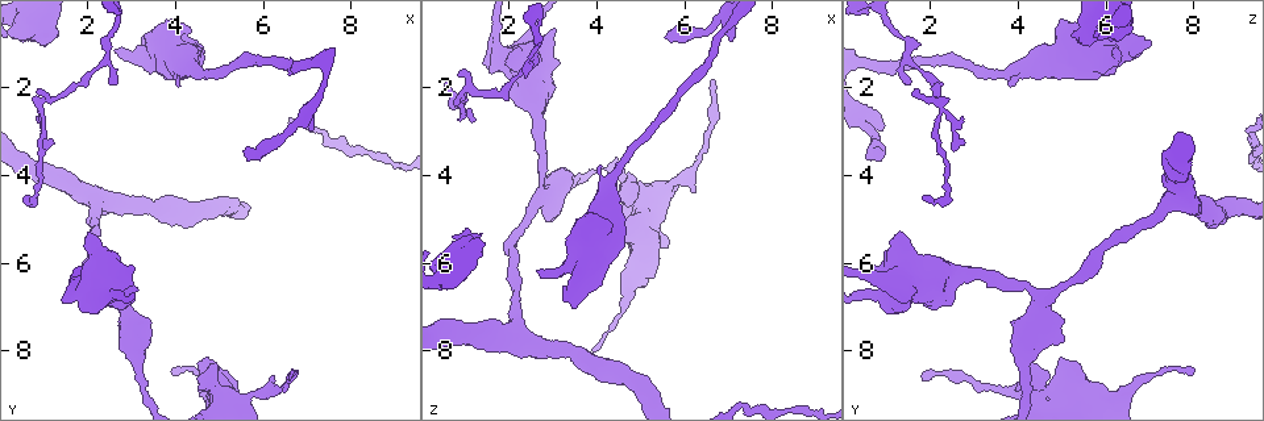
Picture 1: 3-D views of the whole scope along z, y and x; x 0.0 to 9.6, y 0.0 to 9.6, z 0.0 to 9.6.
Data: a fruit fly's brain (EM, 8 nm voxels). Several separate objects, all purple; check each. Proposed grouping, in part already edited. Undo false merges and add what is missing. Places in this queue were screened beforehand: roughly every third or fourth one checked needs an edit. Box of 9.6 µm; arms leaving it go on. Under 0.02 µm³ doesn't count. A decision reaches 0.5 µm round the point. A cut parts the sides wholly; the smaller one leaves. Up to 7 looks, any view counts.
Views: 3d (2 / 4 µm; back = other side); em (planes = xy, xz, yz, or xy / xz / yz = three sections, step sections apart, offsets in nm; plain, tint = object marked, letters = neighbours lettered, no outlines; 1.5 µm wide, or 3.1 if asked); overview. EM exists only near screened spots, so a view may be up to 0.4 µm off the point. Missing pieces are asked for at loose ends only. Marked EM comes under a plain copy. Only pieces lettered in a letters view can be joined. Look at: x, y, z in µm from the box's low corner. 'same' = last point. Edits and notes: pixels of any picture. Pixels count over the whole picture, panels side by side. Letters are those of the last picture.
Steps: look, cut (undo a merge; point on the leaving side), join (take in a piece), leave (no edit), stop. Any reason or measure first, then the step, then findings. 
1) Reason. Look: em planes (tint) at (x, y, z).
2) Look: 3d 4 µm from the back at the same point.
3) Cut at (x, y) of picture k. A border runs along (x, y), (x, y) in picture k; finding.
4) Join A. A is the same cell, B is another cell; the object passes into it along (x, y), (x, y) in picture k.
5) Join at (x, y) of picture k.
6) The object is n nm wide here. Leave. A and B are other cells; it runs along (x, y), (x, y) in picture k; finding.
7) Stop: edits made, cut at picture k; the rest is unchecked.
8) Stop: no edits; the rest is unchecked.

Branch stops here. Look: 3d 2 µm at (5.55, 3.50, 0.95).

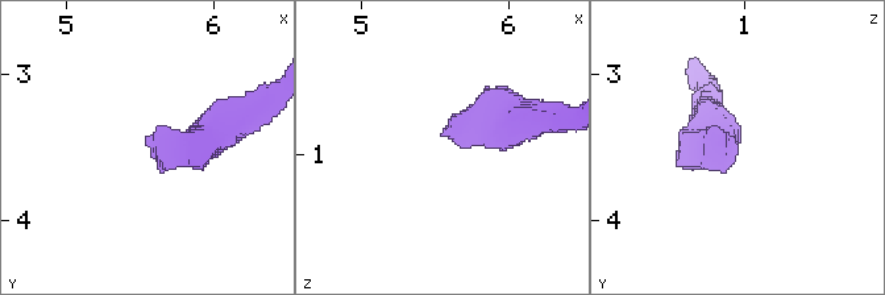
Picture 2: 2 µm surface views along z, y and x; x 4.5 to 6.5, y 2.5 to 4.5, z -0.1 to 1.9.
Look: em xy step 8 (letters) at (5.52, 3.44, 0.88).

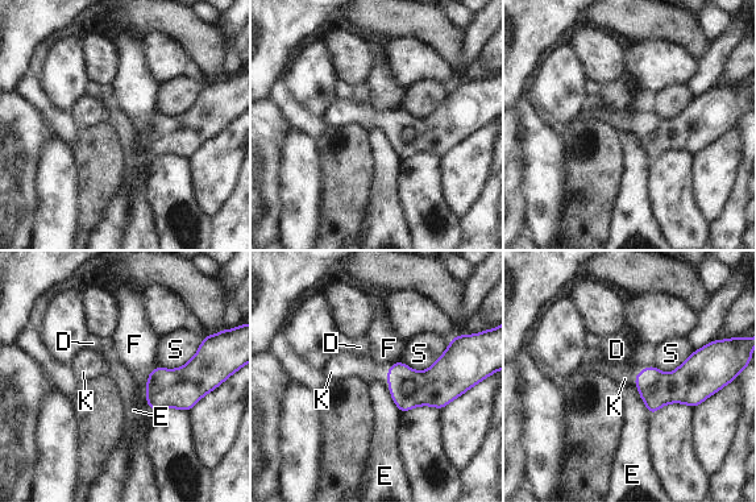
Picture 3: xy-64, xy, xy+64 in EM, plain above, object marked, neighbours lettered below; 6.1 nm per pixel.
Join at (624, 374) of picture 3. K is the same cell, D, E, F and S are other cells; the object passes into it along (656, 389), (634, 380), (624, 374) in picture 3; the neuron continues.

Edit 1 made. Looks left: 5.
See it whole again. Look: overview.

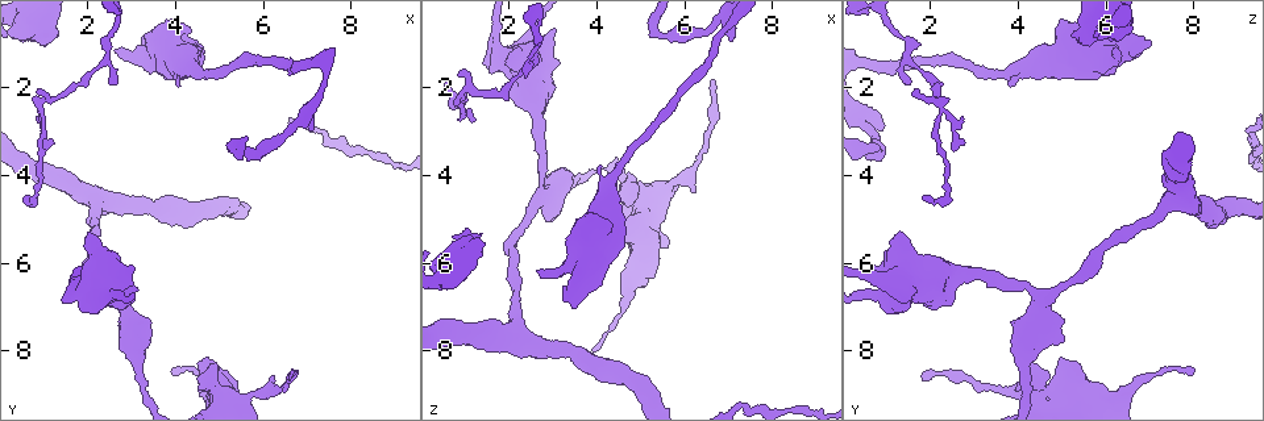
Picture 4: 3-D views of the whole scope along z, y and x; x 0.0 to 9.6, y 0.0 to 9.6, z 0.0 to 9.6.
Stops while still wide. Look: 3d 2 µm at (4.00, 1.90, 3.80).

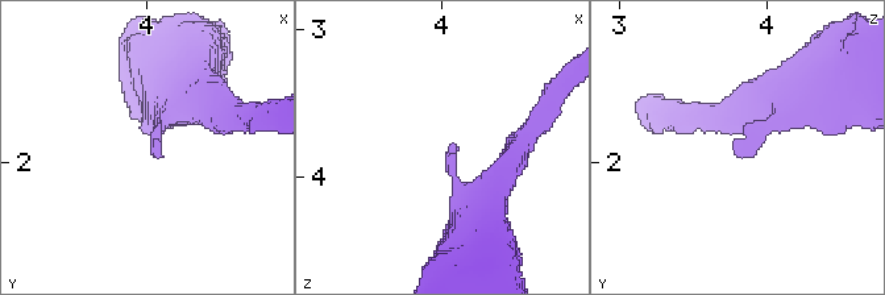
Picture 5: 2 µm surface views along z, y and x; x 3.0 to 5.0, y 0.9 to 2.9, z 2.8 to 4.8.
Shape alone is not enough. Look: em xy step 4 (tint) at (4.06, 1.96, 3.76).

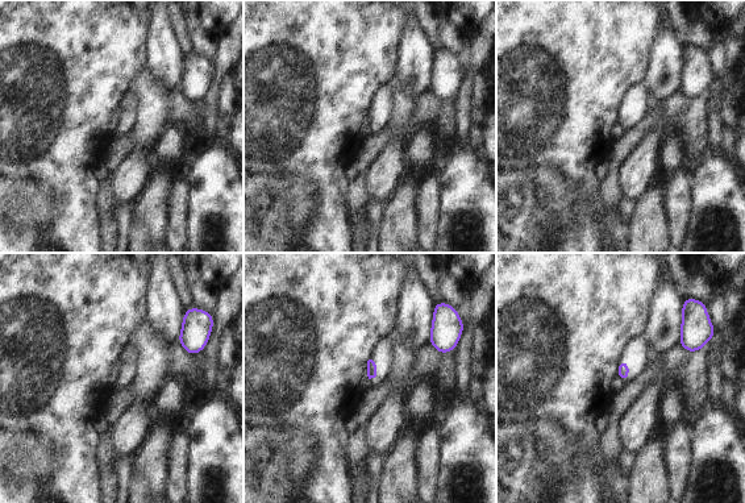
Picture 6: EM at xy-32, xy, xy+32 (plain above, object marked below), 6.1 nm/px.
Another direction. Look: em planes (letters) at the same point.

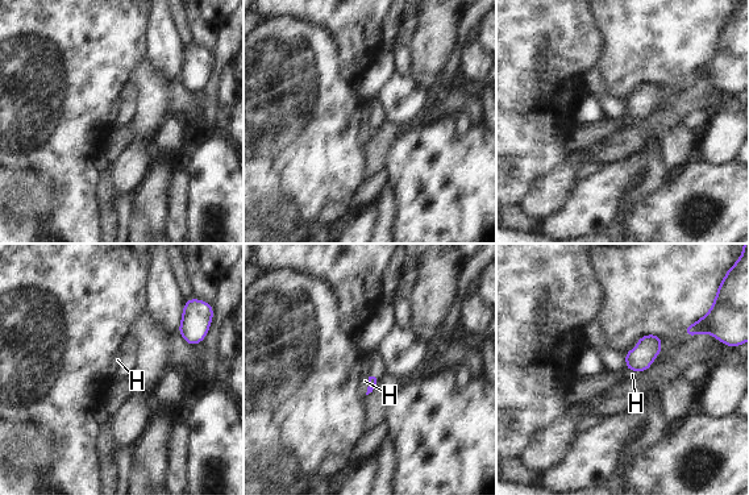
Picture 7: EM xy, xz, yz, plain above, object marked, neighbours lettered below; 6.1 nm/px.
Leave. H is another cell; a border runs along (369, 375), (369, 386), (365, 392) in picture 7; no lettered piece goes on from it.

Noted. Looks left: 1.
Stop: edits made, join at picture 3; the rest is unchecked.

